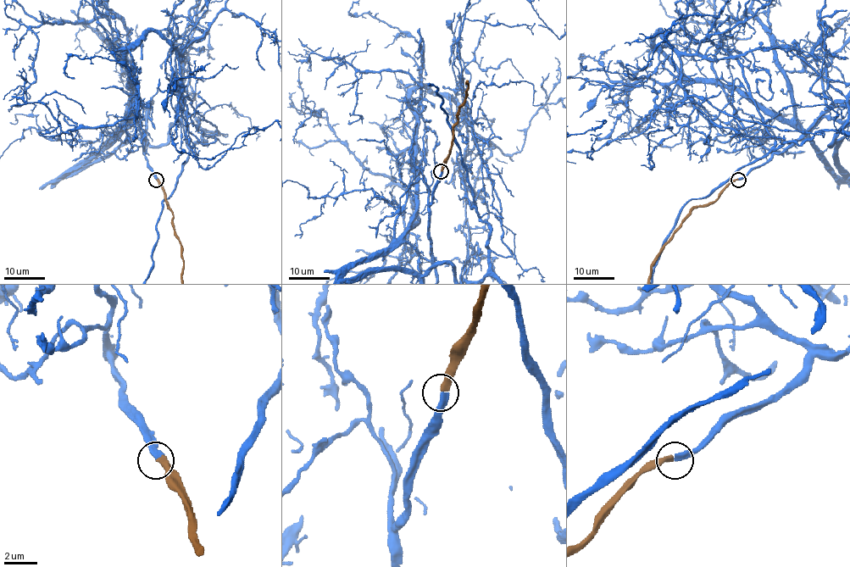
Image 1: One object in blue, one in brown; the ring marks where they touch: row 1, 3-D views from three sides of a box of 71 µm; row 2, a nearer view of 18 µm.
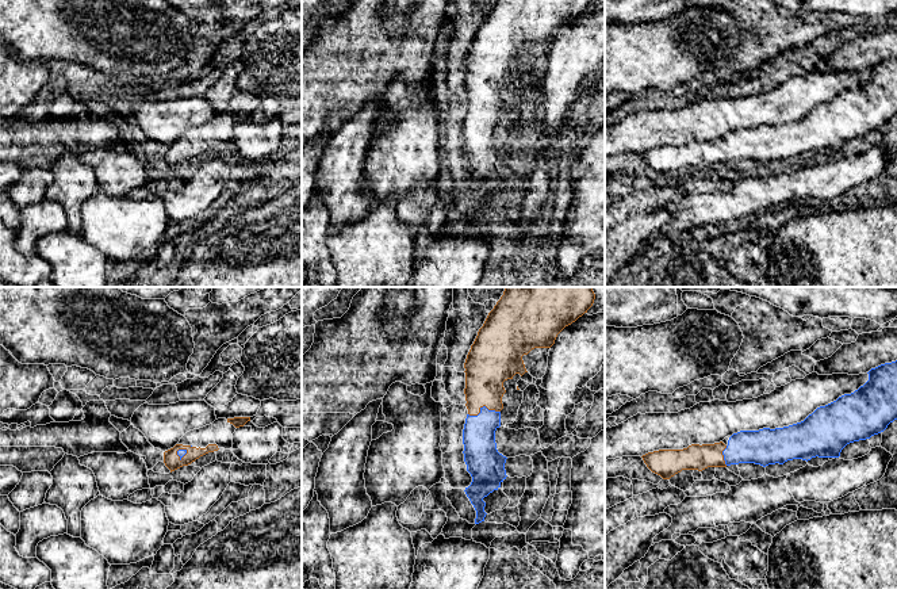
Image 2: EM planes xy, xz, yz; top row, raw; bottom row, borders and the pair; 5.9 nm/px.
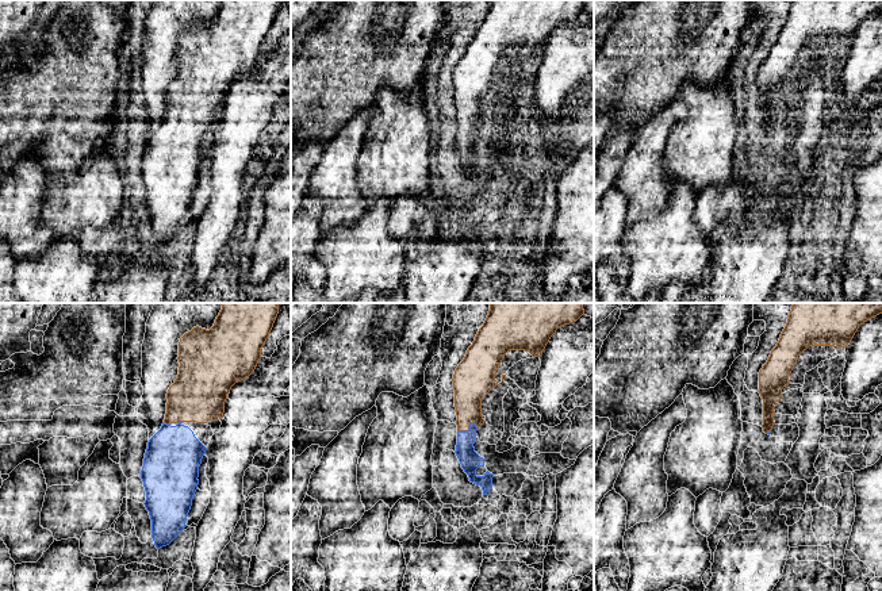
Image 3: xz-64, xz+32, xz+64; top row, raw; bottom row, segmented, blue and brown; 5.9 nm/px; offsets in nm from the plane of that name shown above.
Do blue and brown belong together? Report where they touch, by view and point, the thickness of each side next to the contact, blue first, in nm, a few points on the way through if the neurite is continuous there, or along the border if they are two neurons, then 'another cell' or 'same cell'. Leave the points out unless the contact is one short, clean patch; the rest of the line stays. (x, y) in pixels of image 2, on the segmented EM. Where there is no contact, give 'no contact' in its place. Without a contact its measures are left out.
meets blue in xz at (483, 406); 190 nm thick on the blue side, 280 nm on the other; runs through xz (479, 443), (483, 406), (487, 366); same cell

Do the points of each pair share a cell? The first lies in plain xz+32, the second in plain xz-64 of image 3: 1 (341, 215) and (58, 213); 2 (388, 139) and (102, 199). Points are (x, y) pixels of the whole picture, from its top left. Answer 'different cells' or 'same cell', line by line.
1: different cells
2: same cell

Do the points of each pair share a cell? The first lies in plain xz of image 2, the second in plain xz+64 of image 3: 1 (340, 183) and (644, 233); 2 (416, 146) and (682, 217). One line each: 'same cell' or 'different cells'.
1: different cells
2: different cells

